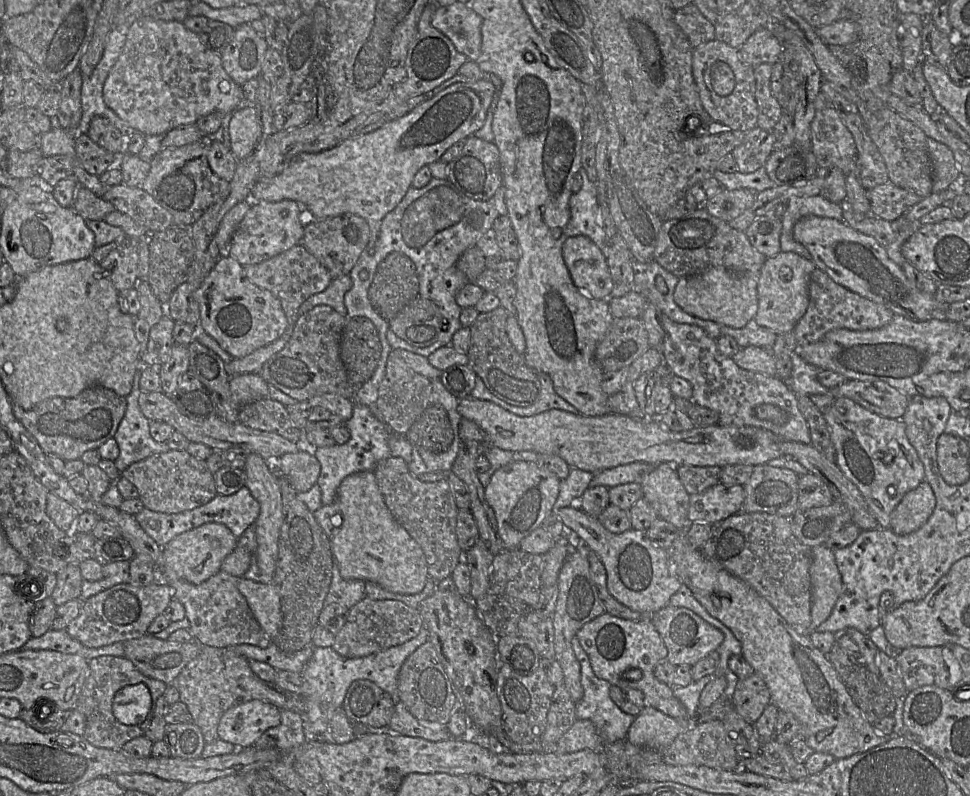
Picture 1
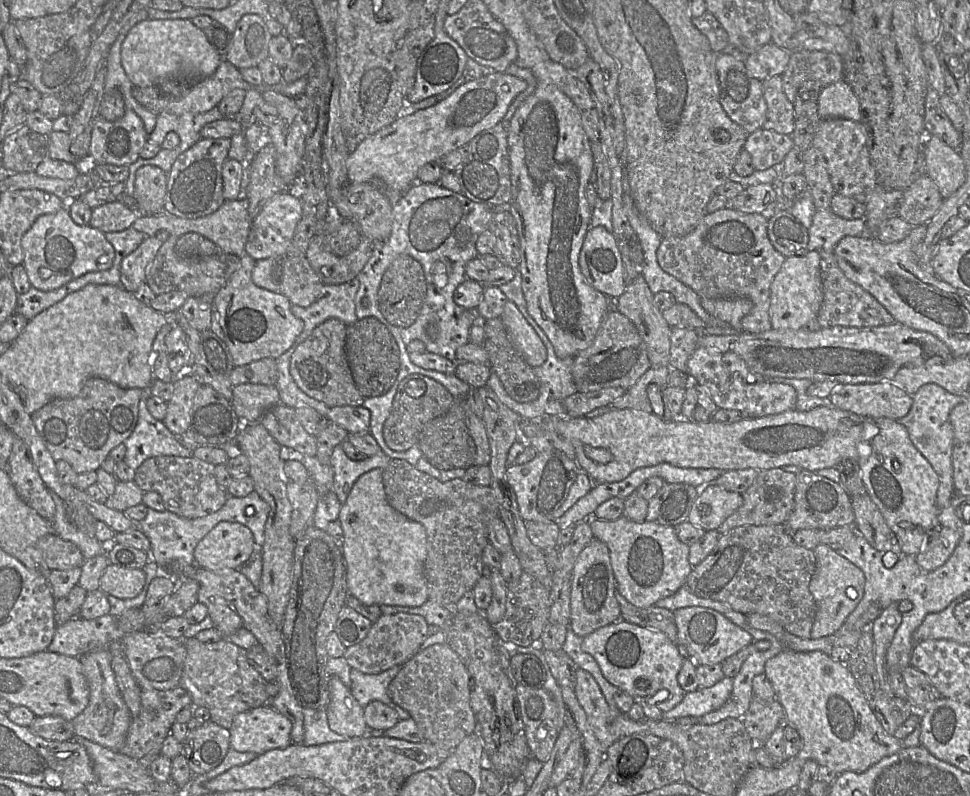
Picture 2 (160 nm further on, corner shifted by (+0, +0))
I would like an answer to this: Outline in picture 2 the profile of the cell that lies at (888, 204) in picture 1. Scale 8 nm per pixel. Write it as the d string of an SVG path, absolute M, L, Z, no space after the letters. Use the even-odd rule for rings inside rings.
M928 174L906 188L897 206L897 215L912 226L925 225L940 208L944 198Z

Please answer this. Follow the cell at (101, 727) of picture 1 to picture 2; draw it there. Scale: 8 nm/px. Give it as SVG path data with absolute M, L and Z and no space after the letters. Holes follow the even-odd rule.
M181 687L170 690L141 689L140 711L132 716L131 724L120 753L136 760L141 760L148 753L159 755L165 737L171 734L171 727L178 713L188 707L193 707L190 695Z

